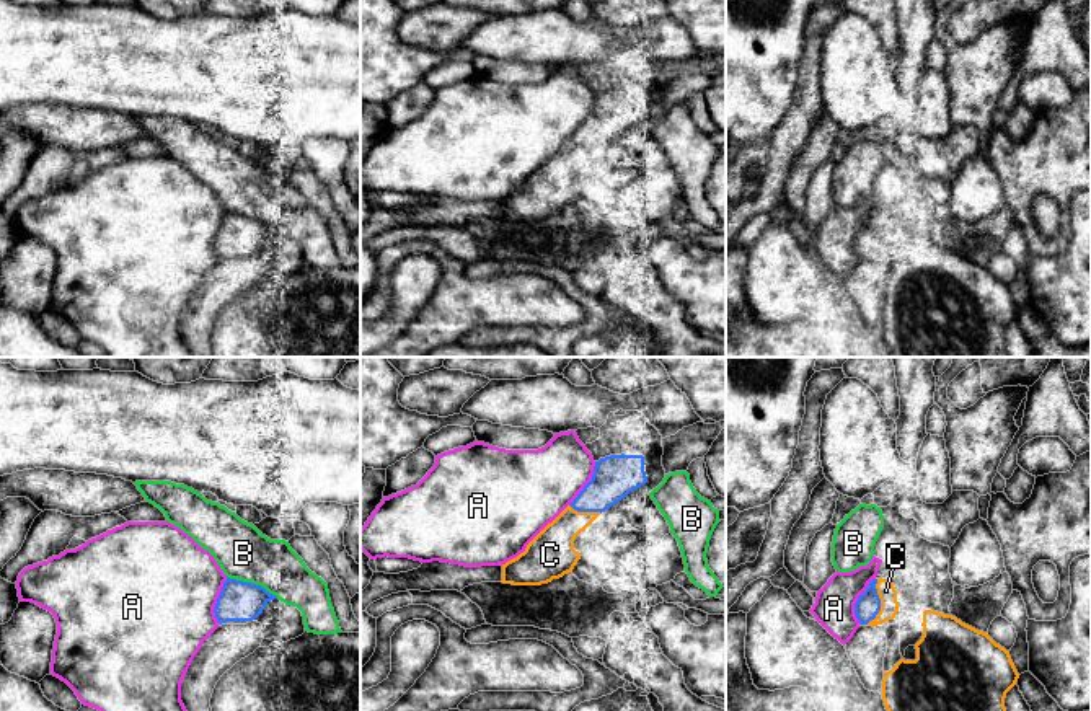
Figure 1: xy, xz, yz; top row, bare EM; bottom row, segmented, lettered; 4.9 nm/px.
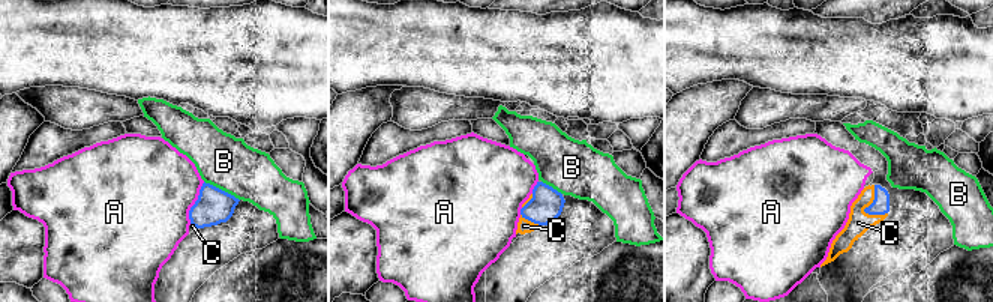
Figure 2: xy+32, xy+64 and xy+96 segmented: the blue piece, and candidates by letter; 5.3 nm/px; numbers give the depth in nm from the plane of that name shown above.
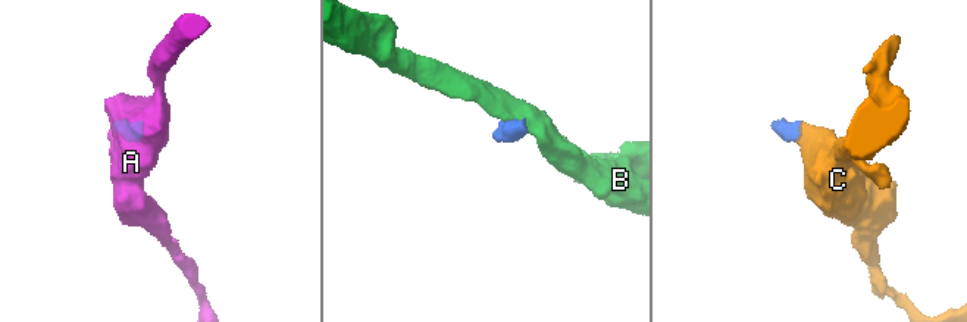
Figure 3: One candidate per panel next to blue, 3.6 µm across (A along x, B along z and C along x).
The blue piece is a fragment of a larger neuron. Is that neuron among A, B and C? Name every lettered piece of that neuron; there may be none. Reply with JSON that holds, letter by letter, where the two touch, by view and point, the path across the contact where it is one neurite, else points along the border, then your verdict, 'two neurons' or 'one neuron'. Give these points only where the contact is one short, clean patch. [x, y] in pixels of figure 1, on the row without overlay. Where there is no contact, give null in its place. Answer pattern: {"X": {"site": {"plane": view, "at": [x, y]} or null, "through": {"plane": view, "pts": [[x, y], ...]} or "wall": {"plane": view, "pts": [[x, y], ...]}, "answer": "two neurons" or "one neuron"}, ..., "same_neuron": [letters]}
{"A": {"site": {"plane": "yz", "at": [856, 235]}, "wall": {"plane": "yz", "pts": [[874, 212], [855, 238], [855, 251], [860, 258]]}, "answer": "two neurons"}, "B": {"site": {"plane": "xy", "at": [253, 219]}, "answer": "two neurons"}, "C": {"site": {"plane": "yz", "at": [879, 237]}, "through": {"plane": "yz", "pts": [[868, 238], [879, 237], [886, 225]]}, "answer": "one neuron"}, "same_neuron": ["C"]}

